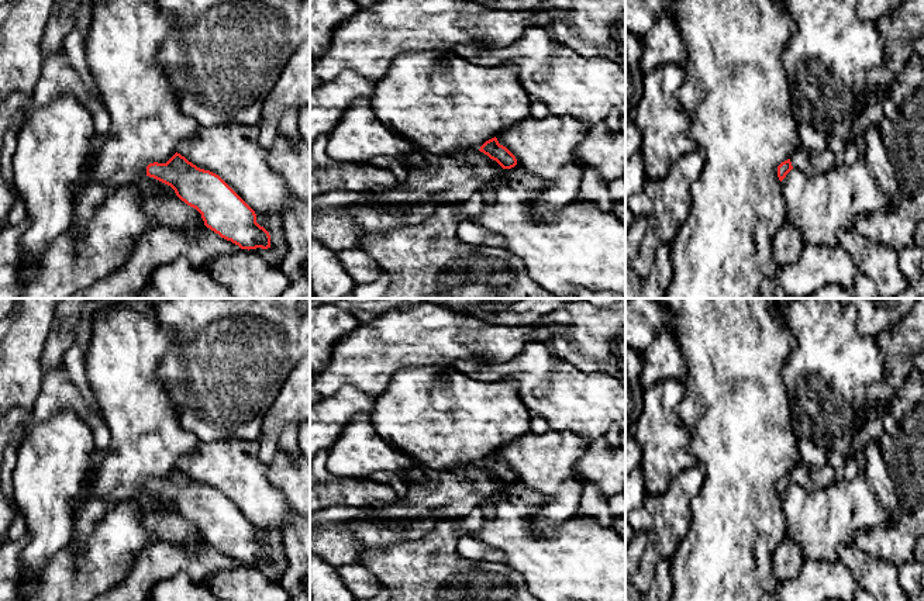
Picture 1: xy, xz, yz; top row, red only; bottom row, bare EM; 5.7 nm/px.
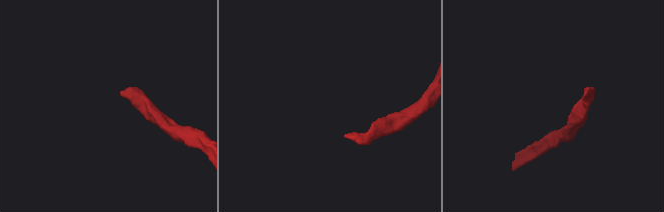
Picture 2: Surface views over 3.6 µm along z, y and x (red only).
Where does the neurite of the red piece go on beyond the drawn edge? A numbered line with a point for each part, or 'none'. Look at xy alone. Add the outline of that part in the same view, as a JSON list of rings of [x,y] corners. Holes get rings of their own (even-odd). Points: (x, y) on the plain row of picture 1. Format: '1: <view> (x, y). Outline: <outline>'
none

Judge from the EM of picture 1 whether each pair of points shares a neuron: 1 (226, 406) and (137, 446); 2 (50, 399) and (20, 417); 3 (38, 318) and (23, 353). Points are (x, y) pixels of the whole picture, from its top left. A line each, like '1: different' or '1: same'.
1: different
2: same
3: same

